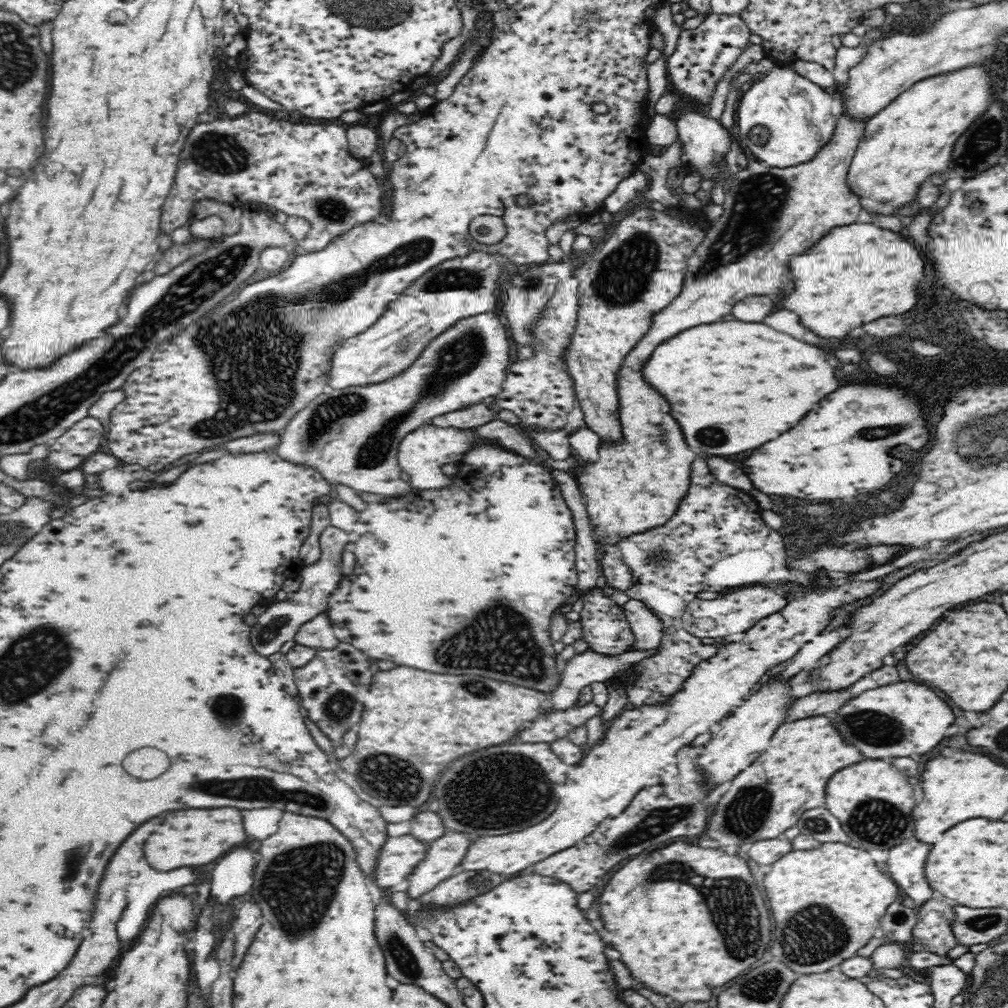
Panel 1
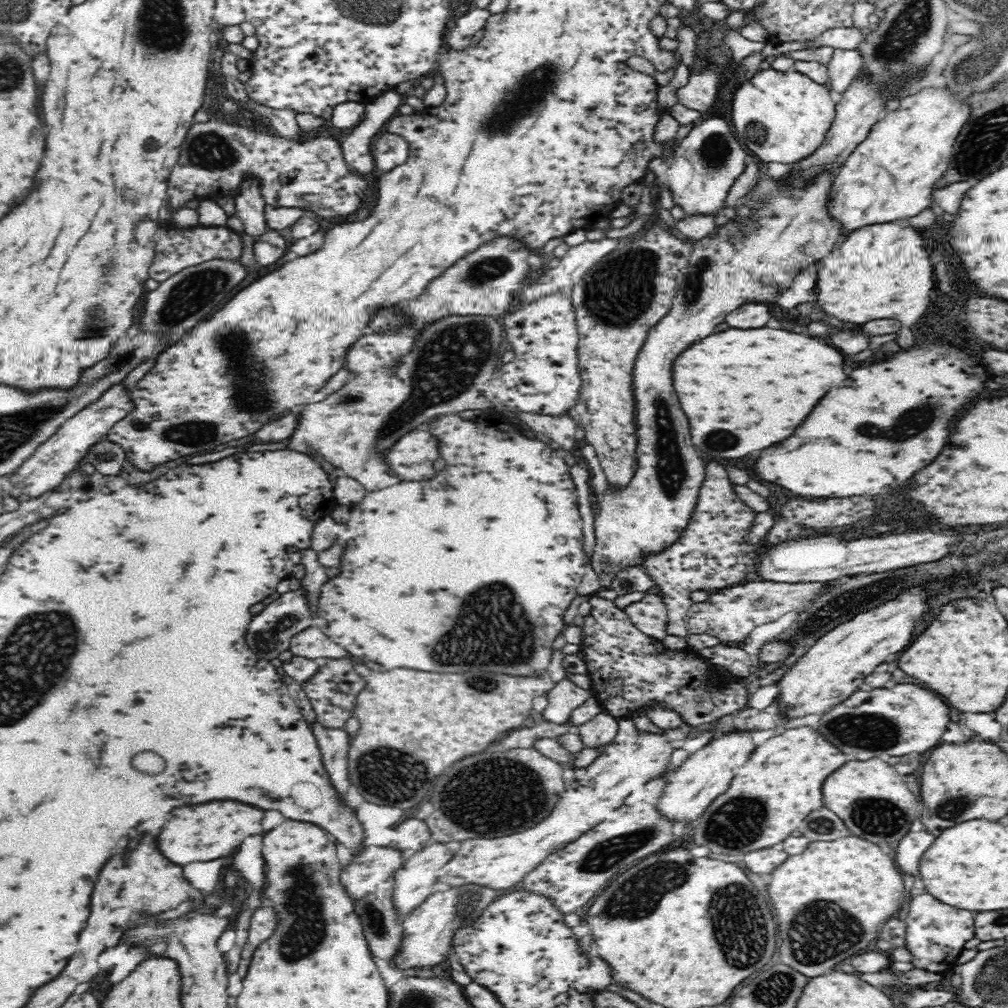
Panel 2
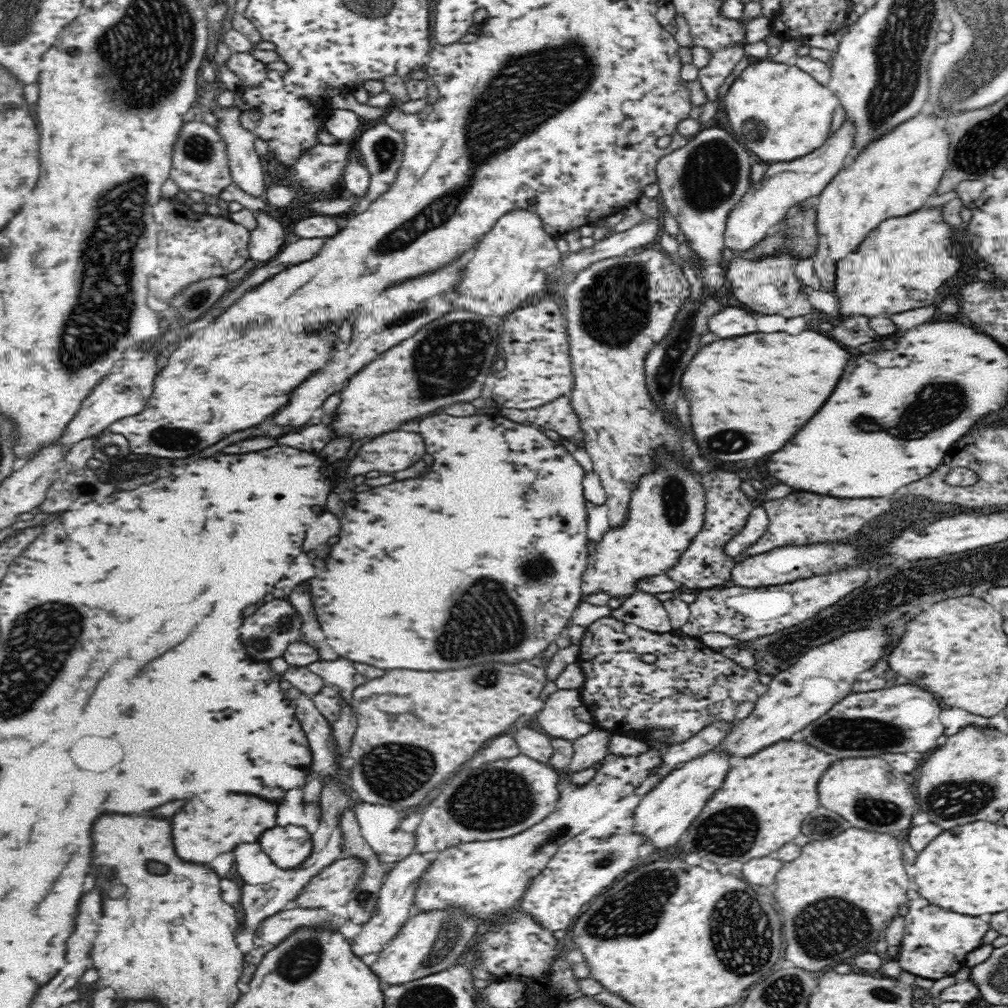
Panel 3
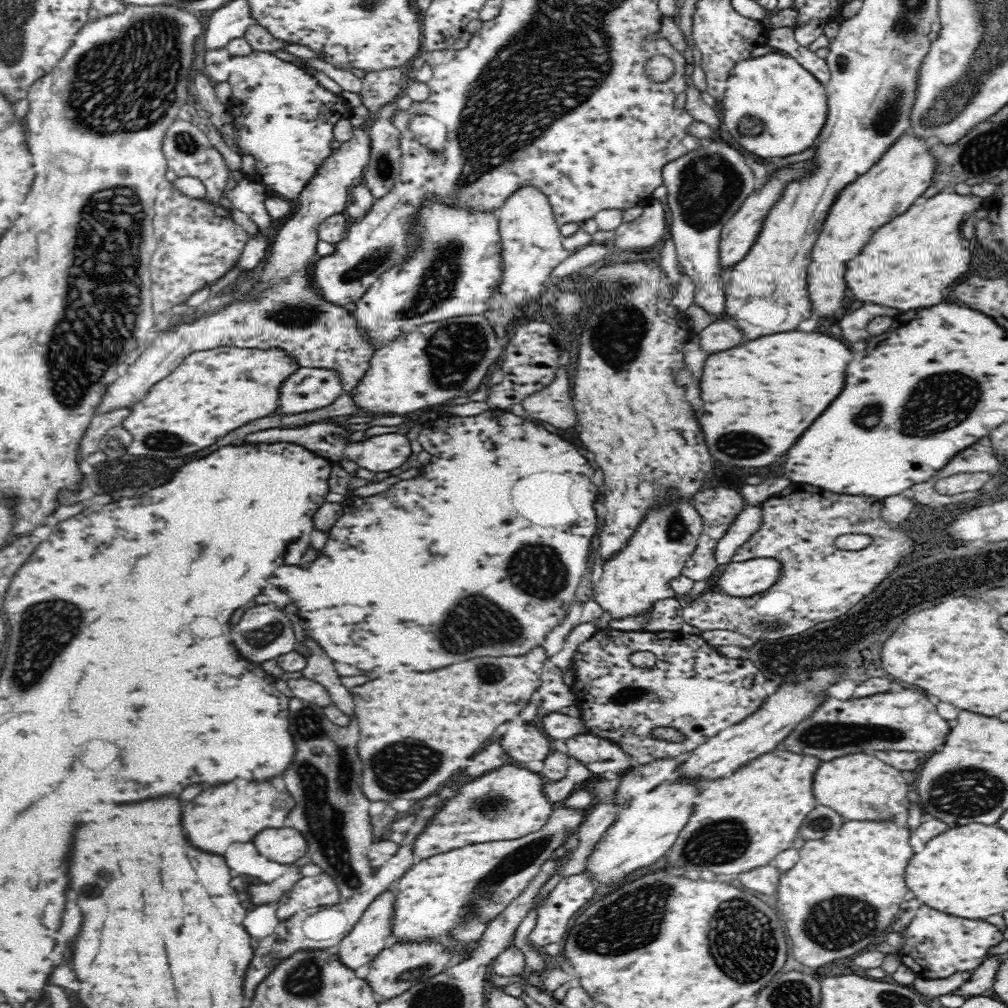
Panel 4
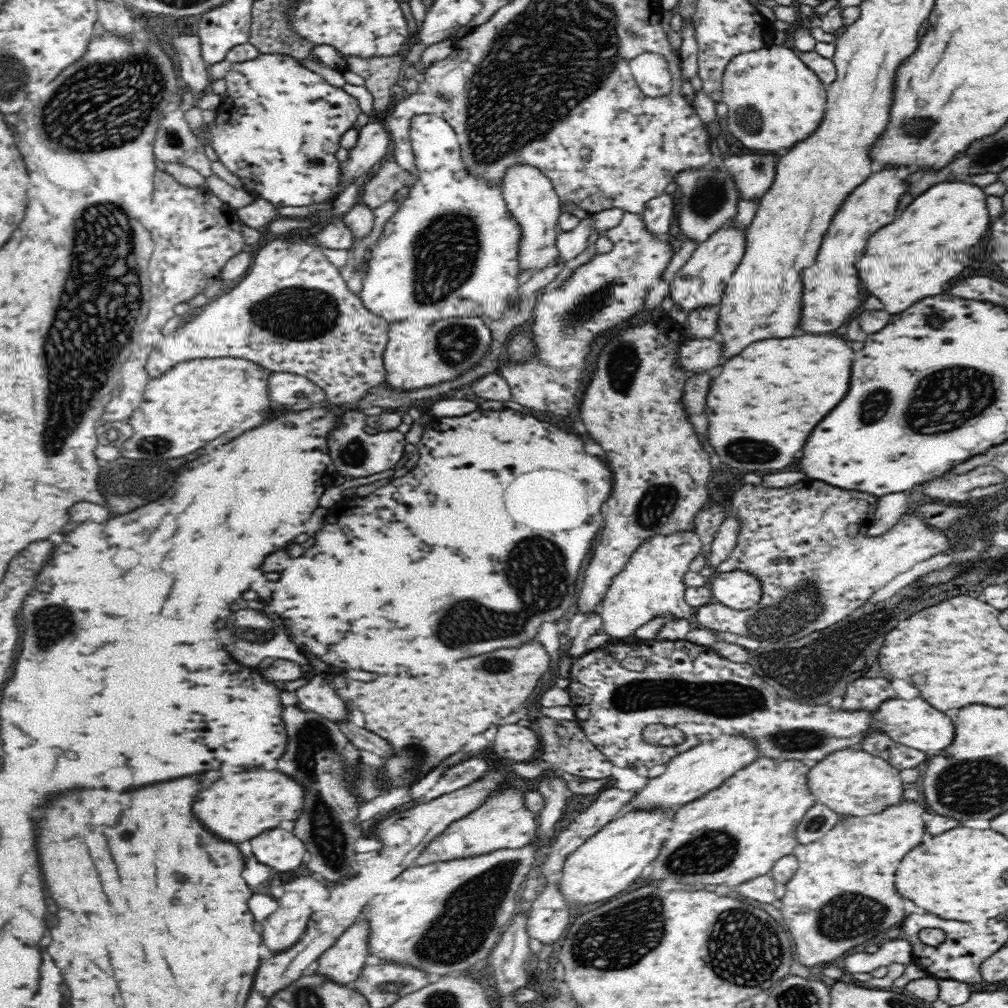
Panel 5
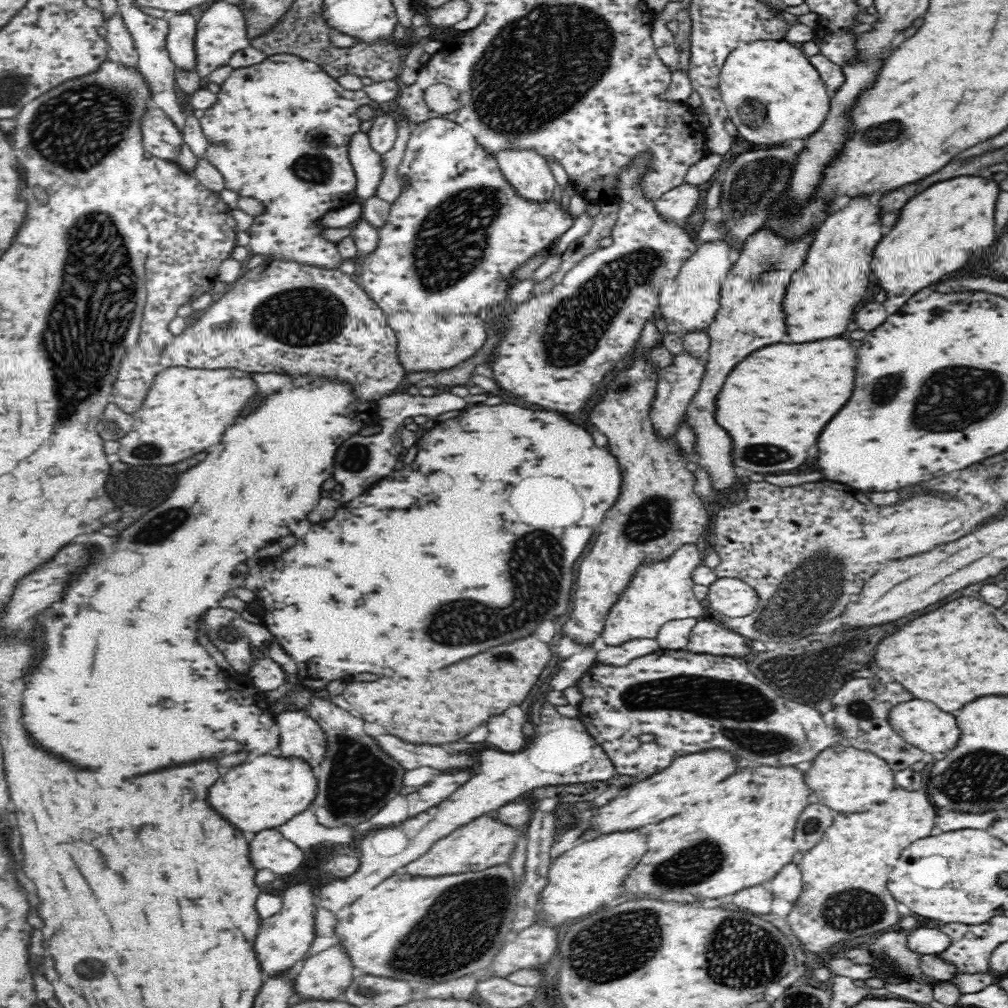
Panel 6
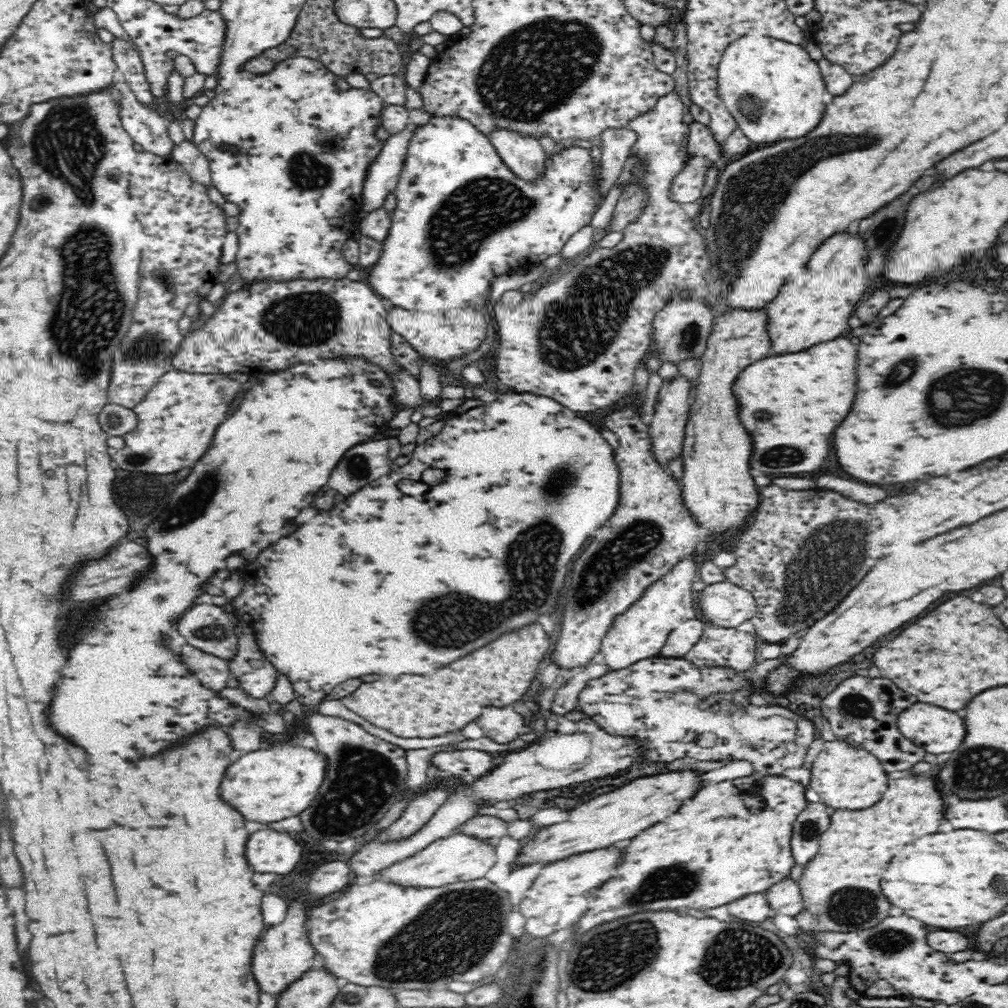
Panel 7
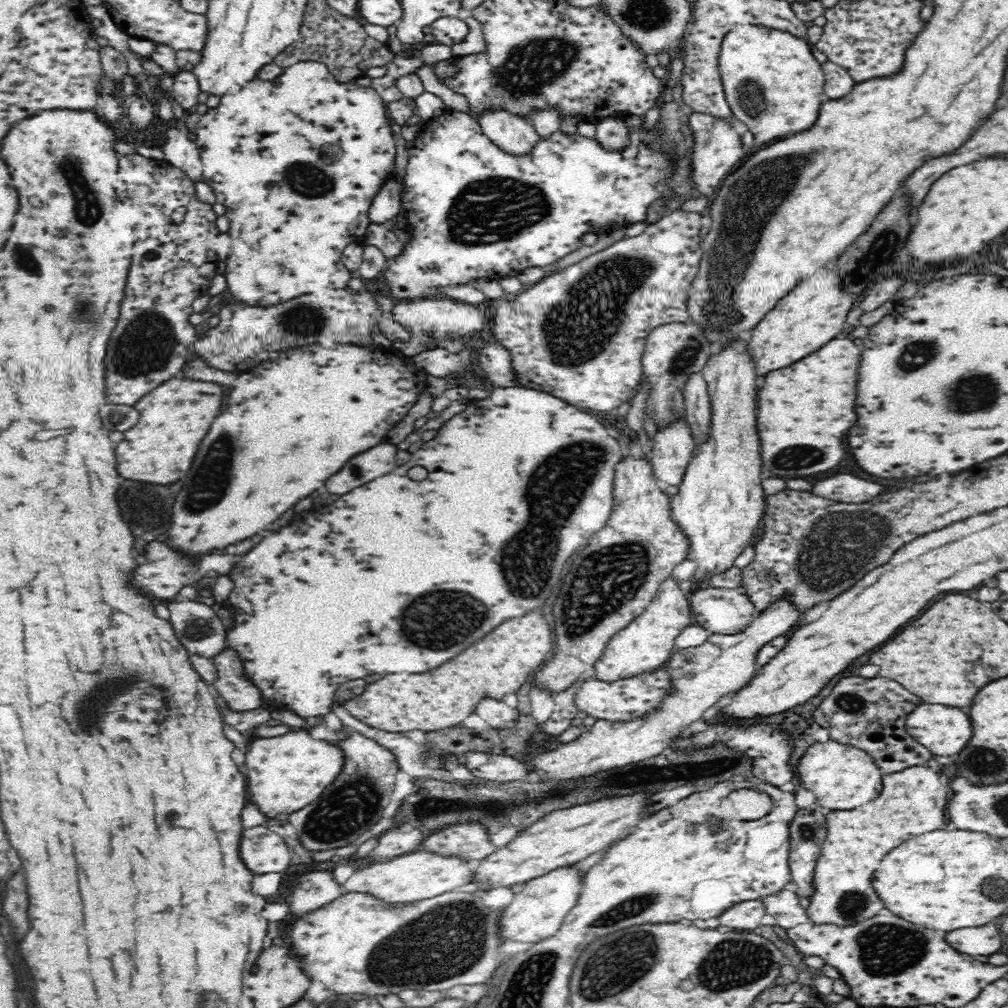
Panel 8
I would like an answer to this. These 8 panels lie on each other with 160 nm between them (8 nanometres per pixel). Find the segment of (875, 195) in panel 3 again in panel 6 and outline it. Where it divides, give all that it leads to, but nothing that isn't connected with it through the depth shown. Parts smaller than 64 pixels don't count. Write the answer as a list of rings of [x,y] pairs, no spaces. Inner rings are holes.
[[[871,194],[860,198],[846,196],[848,204],[834,210],[817,231],[810,245],[805,263],[793,274],[786,292],[786,326],[790,342],[812,342],[846,332],[858,304],[870,286],[870,260],[874,246],[882,238],[880,206],[870,199]]]

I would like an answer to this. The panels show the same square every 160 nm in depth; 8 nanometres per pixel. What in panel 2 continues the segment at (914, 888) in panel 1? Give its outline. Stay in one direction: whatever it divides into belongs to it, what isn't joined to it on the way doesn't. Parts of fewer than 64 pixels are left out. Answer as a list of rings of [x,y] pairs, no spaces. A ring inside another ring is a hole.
[[[920,830],[920,832],[908,832],[898,848],[896,848],[896,866],[898,871],[908,872],[908,875],[913,878],[918,878],[918,864],[920,864],[920,858],[922,854],[928,850],[928,846],[934,842],[934,836],[926,830]]]

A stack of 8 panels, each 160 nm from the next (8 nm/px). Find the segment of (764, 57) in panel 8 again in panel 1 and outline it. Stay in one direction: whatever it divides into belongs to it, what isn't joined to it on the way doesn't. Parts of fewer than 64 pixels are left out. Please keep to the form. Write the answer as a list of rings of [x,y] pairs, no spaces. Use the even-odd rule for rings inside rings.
[[[789,65],[775,66],[765,78],[752,81],[748,92],[742,93],[736,112],[736,147],[747,153],[750,150],[752,158],[756,156],[755,160],[774,168],[788,168],[815,160],[820,148],[830,142],[837,129],[832,101],[828,91],[798,74]]]

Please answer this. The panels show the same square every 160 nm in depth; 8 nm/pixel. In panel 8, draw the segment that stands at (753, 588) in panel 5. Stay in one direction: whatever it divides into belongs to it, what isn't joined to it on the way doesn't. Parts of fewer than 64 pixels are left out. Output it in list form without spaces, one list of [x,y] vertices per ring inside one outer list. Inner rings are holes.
[[[737,589],[692,590],[689,600],[694,621],[710,634],[734,635],[746,629],[758,614],[750,598]]]

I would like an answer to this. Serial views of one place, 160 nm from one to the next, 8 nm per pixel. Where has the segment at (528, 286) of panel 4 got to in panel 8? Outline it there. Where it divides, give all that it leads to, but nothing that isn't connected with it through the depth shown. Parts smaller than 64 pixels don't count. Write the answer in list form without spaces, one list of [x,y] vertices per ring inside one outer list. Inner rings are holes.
[[[505,110],[488,111],[480,118],[483,133],[503,152],[524,158],[541,139],[533,124]]]

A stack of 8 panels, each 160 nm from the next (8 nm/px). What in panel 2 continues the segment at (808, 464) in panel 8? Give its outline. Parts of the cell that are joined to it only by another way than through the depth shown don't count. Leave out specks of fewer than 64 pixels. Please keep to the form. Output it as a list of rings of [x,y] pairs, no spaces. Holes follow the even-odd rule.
[[[728,328],[690,344],[682,354],[678,354],[672,378],[682,410],[690,420],[692,440],[698,452],[712,458],[744,458],[792,436],[820,398],[846,378],[842,366],[842,354],[814,338],[774,328]]]

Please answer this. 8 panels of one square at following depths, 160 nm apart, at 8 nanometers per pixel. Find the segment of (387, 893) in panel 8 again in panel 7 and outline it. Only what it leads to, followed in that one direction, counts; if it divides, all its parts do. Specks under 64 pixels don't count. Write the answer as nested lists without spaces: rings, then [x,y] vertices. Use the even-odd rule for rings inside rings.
[[[455,831],[446,838],[435,840],[428,848],[380,871],[376,878],[406,887],[436,888],[454,882],[482,878],[496,864],[496,860],[496,847],[488,844],[485,840],[467,834],[467,832]]]

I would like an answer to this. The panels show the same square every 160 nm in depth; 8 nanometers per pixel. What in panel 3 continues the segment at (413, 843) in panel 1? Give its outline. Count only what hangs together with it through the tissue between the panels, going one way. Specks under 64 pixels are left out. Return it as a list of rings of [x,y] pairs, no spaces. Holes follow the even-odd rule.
[[[342,856],[315,876],[297,896],[302,906],[342,906],[355,897],[361,881],[365,860],[355,856]]]

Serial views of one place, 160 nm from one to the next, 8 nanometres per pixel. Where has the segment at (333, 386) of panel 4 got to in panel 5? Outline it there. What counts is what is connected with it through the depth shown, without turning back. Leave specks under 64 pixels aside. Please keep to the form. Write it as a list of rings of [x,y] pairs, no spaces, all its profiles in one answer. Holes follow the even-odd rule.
[[[272,373],[269,392],[276,406],[301,411],[327,403],[326,393],[305,376],[292,373]]]

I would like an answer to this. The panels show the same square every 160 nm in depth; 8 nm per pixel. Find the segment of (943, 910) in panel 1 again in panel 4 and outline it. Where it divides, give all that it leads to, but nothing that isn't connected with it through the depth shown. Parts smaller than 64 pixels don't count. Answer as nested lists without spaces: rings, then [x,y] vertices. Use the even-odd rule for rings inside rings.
[[[920,906],[918,914],[902,931],[904,944],[899,950],[899,958],[918,977],[928,980],[948,978],[954,972],[974,970],[986,958],[992,946],[1004,941],[998,926],[984,920],[966,920],[948,916],[932,910],[930,906]]]

